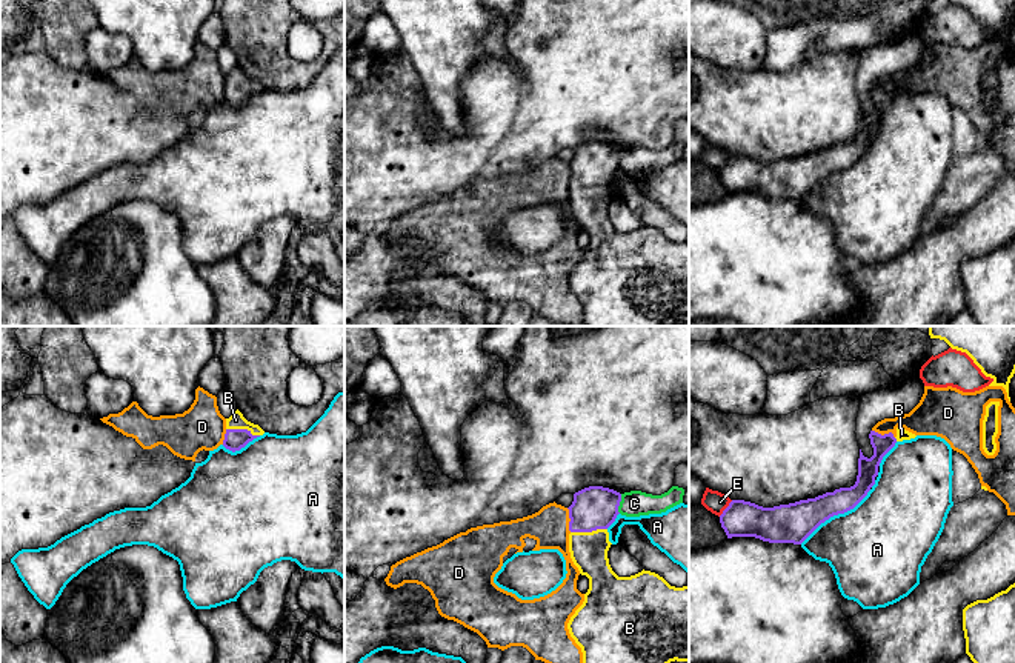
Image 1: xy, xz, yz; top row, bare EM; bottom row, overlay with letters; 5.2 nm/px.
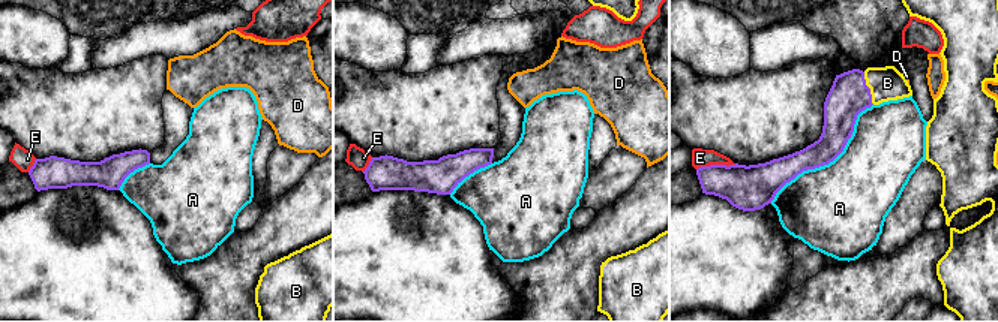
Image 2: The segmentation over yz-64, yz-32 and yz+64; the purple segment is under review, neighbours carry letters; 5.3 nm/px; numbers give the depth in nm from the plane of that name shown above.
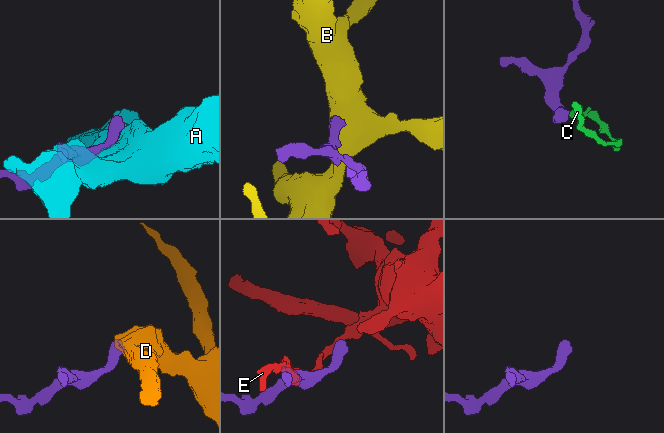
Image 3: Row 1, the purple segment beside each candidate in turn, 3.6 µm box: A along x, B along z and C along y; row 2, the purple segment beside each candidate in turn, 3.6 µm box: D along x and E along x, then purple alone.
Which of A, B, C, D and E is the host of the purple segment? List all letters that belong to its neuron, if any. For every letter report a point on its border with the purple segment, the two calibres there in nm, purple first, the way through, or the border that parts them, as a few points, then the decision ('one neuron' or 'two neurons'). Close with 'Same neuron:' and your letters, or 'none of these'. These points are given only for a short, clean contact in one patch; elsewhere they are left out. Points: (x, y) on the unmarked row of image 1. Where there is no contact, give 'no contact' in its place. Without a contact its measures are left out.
A: yz (835, 169) | 200/460 nm | two neurons
B: xz (588, 186) | 220/190 nm | across xz (594, 163), (588, 186), (588, 206) | one neuron
C: xz (618, 159) | 220/140 nm | along xz (622, 149), (618, 168) | two neurons
D: xz (571, 176) | 220/200 nm | along xz (566, 163), (571, 186) | two neurons
E: yz (726, 163) | 190/120 nm | two neurons
Same neuron: B

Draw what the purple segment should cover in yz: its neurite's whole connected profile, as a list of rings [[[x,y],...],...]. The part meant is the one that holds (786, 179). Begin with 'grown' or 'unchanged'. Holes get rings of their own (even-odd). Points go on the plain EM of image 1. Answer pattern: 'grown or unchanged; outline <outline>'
grown; outline [[[901,82],[897,83],[895,91],[892,88],[881,91],[870,86],[869,94],[874,111],[867,114],[860,105],[858,131],[854,142],[774,163],[732,155],[720,171],[721,183],[727,194],[755,192],[769,198],[801,200],[821,178],[854,165],[875,140],[883,112],[897,97],[915,92]]]

